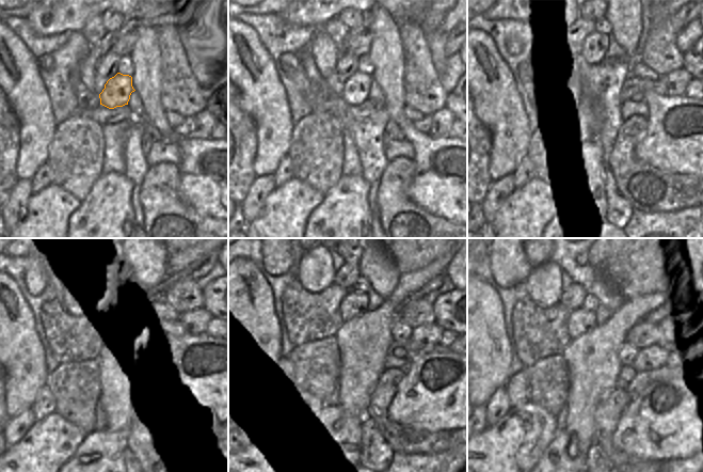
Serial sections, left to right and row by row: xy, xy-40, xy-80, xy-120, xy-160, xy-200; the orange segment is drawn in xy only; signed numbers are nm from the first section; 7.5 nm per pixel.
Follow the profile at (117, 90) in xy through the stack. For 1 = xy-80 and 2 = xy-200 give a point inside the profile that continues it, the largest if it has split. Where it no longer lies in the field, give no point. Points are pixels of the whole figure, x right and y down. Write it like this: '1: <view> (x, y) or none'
1: xy-80 (596, 77)
2: xy-200 (579, 320)

